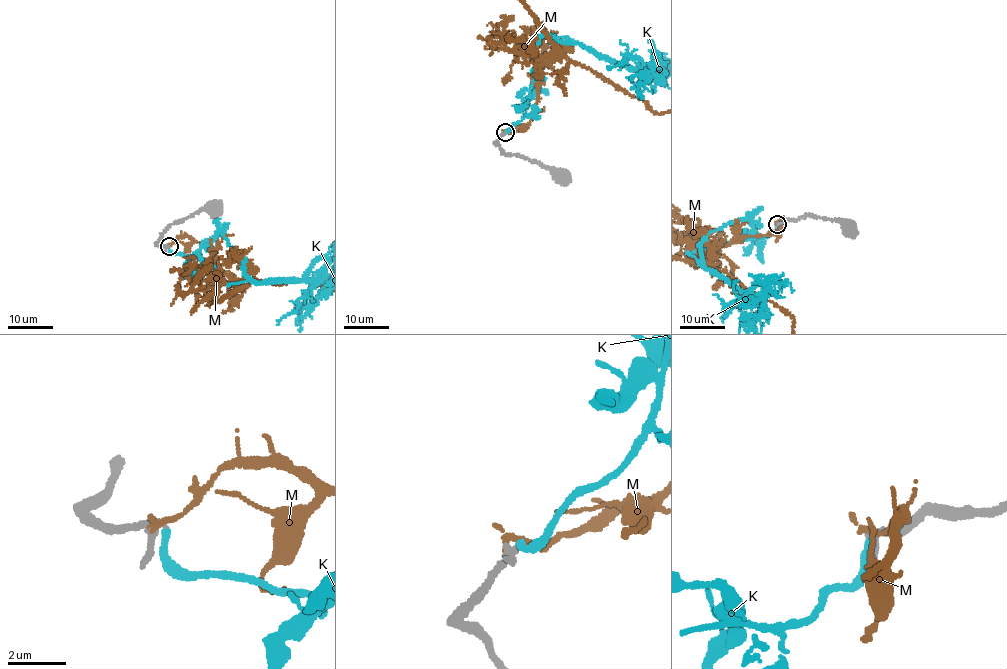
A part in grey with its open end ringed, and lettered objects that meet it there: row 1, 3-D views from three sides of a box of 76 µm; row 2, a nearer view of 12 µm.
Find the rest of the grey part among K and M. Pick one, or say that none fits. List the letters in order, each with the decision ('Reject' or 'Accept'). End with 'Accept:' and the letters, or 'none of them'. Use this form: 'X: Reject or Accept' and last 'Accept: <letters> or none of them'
K: Accept
M: Reject
Accept: K

